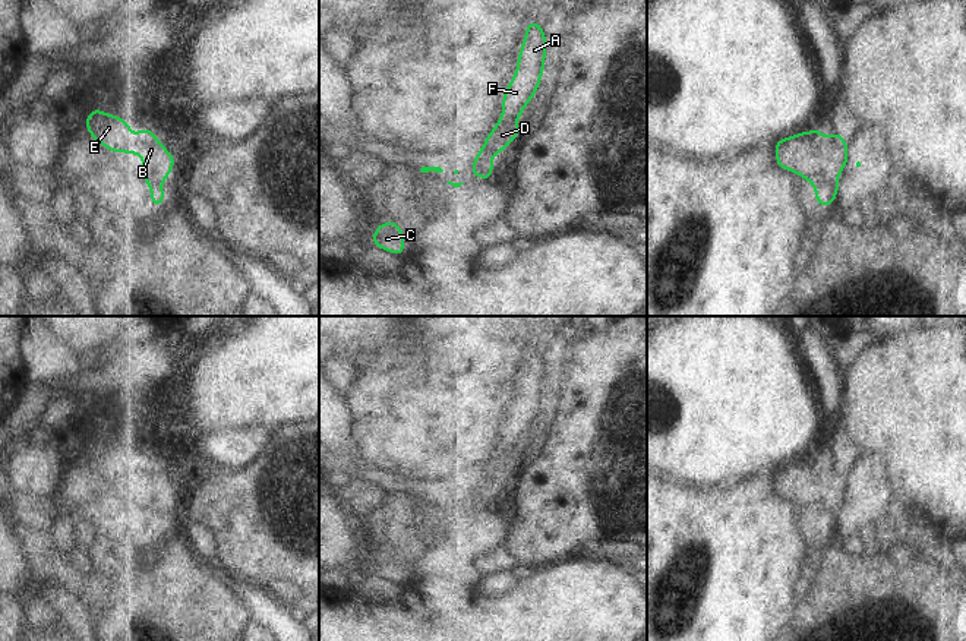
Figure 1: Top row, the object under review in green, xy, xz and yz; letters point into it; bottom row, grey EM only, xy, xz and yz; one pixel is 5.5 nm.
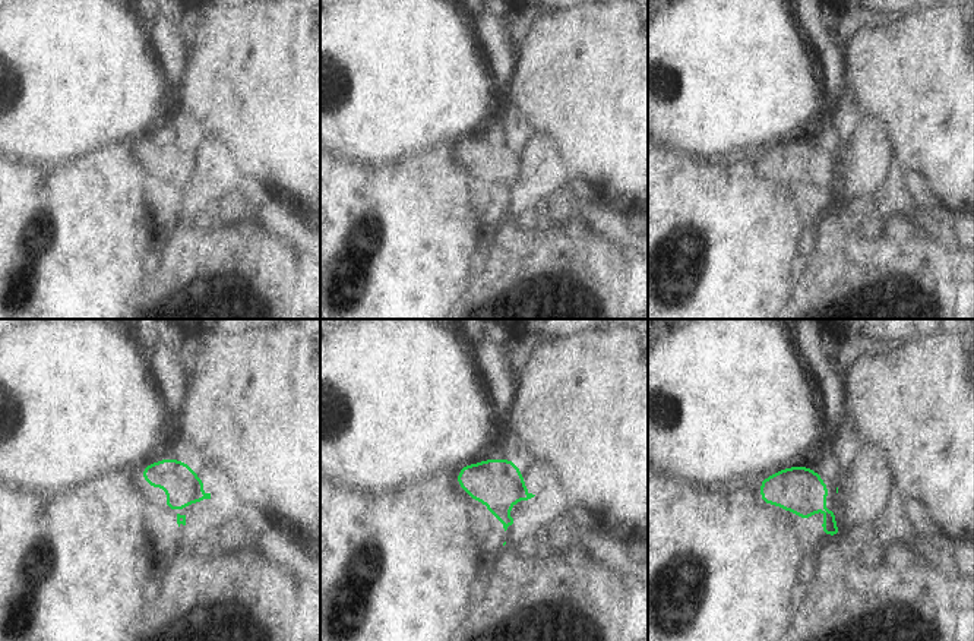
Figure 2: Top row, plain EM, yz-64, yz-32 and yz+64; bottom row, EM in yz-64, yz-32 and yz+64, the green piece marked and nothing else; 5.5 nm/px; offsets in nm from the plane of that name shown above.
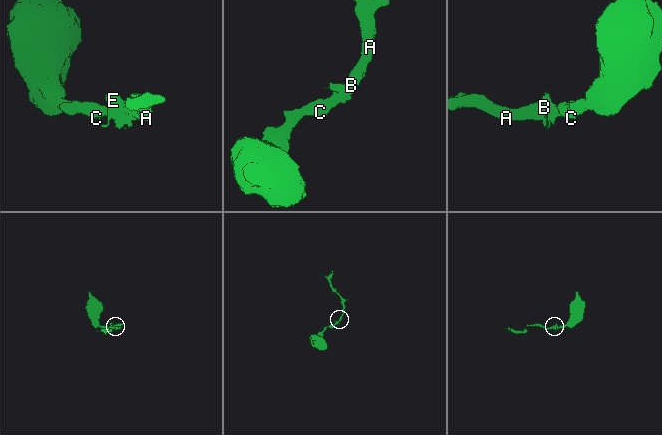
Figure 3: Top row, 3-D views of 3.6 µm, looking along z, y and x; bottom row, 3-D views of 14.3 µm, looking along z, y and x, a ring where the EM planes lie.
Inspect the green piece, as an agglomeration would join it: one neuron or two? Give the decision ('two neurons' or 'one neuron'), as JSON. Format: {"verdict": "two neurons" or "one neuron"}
{"verdict": "one neuron"}

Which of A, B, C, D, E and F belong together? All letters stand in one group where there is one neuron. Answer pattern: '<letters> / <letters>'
A B C D E F

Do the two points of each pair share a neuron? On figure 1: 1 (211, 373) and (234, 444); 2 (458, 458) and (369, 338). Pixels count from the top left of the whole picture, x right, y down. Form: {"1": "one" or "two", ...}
{"1": "two", "2": "two"}

